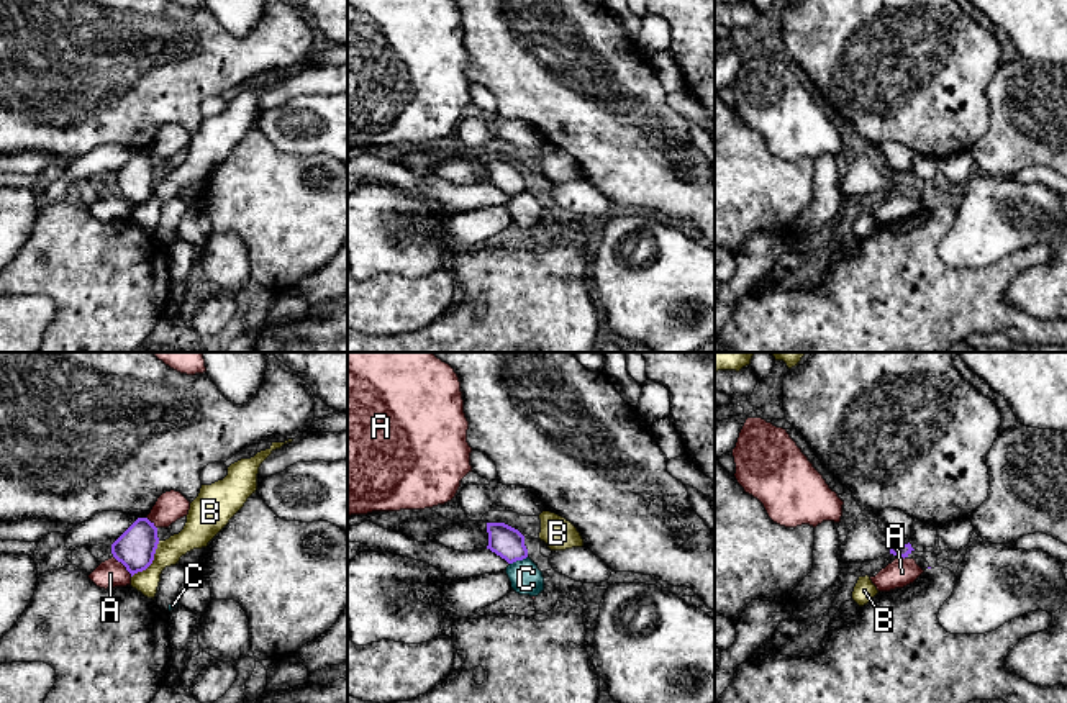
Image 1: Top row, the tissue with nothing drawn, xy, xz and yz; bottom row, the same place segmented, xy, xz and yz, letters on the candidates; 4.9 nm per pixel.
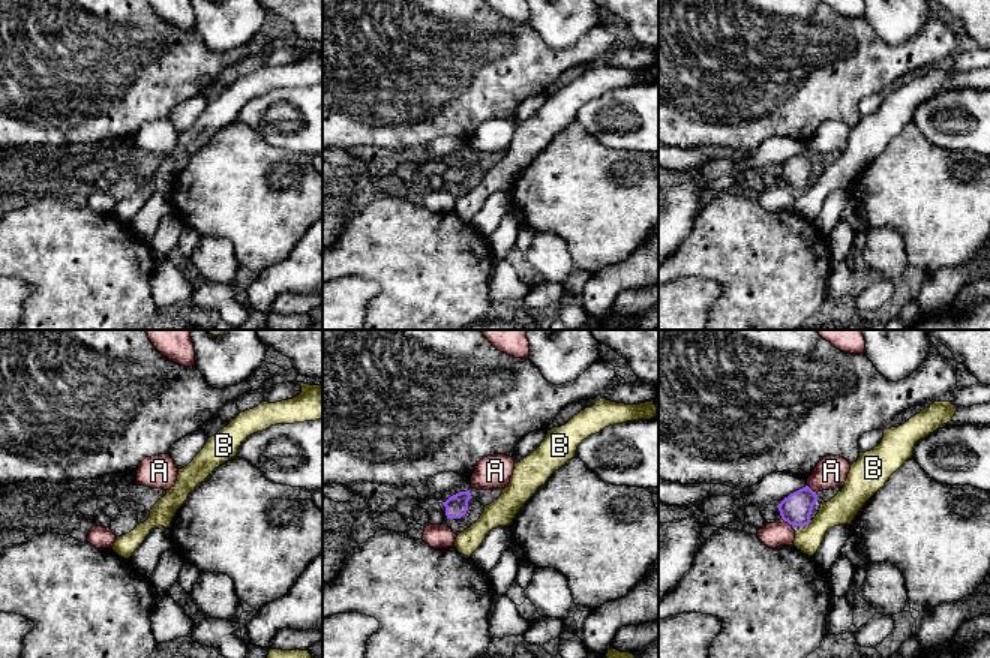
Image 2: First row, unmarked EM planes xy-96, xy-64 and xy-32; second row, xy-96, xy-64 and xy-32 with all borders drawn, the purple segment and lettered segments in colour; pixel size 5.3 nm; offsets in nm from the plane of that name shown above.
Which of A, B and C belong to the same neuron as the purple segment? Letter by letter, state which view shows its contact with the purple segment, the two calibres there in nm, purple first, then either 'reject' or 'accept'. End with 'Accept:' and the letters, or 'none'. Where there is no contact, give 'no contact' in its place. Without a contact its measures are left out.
A: meets purple in xy; 190 nm thick on the purple side, 140 nm on the other; reject
B: meets purple in xy; 190 nm thick on the purple side, 130 nm on the other; reject
C: meets purple in xz; 160 nm thick on the purple side, 160 nm on the other; reject
Accept: none

